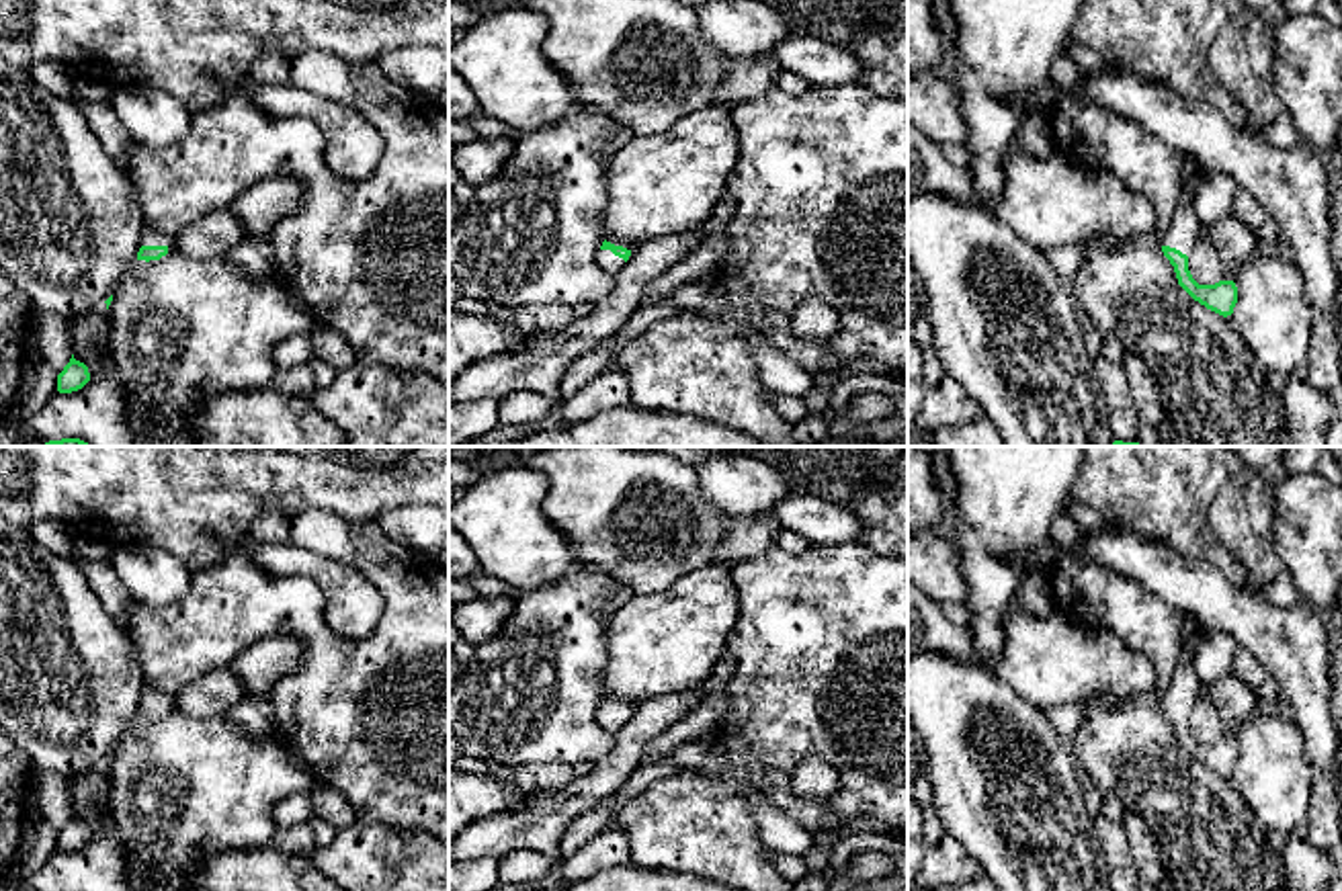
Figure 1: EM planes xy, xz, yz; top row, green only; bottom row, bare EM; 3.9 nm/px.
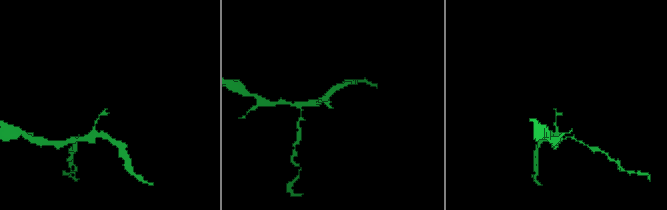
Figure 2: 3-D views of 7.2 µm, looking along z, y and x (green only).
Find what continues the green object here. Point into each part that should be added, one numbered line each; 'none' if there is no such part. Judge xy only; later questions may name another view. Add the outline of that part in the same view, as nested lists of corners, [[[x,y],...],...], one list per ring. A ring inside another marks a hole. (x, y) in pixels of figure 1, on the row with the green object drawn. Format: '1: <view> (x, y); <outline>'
1: xy (150, 236); [[[145,221],[141,231],[141,246],[168,246],[168,238],[152,229]]]

